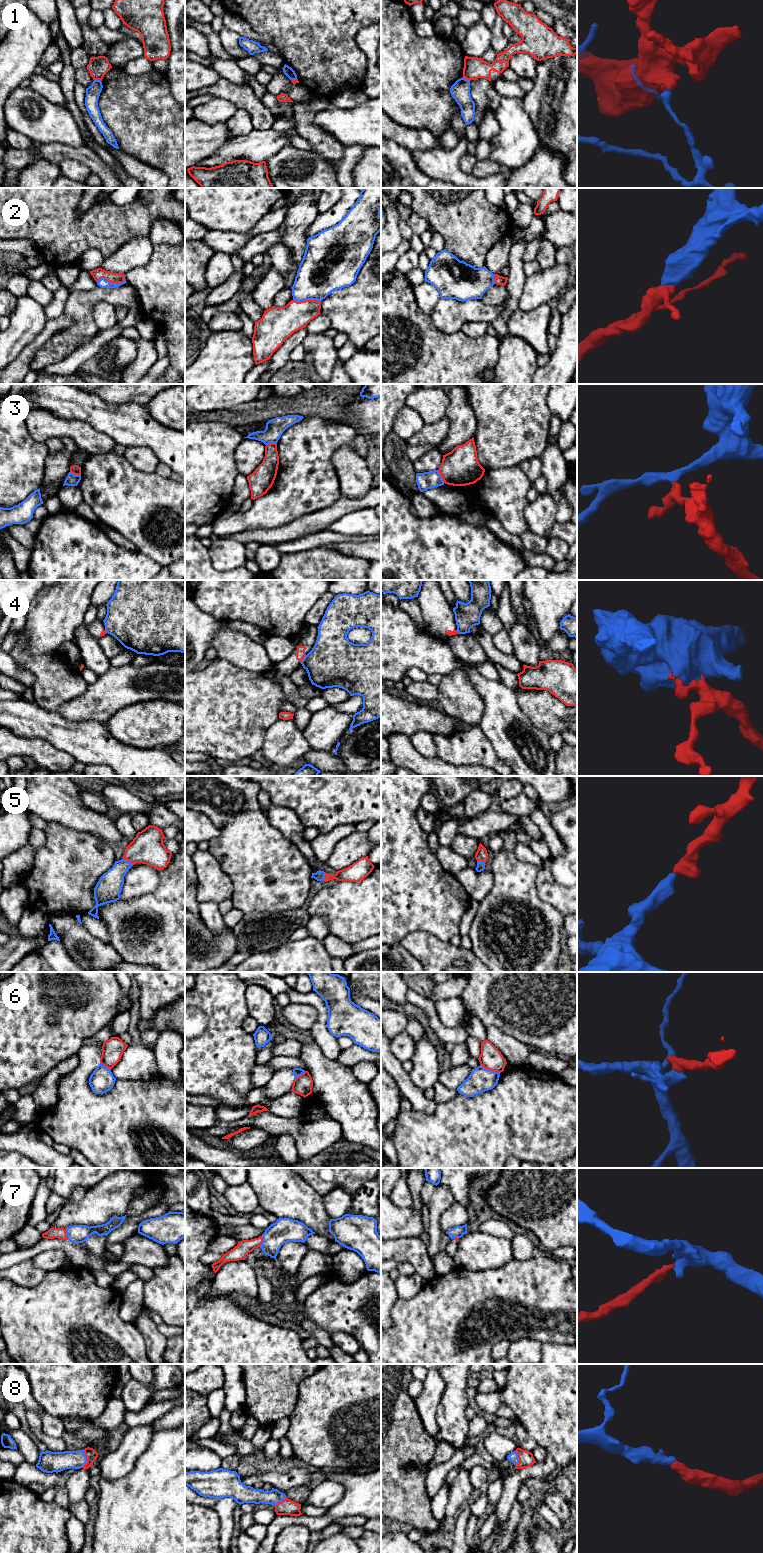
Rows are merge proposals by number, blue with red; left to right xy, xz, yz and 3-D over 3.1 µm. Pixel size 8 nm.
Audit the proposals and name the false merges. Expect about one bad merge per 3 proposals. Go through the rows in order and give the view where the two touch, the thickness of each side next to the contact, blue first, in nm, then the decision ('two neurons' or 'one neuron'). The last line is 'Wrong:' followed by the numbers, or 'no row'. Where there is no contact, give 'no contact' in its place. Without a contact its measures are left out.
1: meets blue in xy; 110 nm thick on the blue side, 160 nm on the other; two neurons
2: meets blue in xy; 70 nm thick on the blue side, 90 nm on the other; one neuron
3: meets blue in yz; 140 nm thick on the blue side, 300 nm on the other; two neurons
4: meets blue in xz; 400 nm thick on the blue side, 80 nm on the other; two neurons
5: meets blue in xy; 200 nm thick on the blue side, 260 nm on the other; one neuron
6: meets blue in yz; 190 nm thick on the blue side, 180 nm on the other; two neurons
7: meets blue in xy; 140 nm thick on the blue side, 90 nm on the other; one neuron
8: meets blue in xy; 160 nm thick on the blue side, 90 nm on the other; one neuron
Wrong: 1, 3, 4, 6

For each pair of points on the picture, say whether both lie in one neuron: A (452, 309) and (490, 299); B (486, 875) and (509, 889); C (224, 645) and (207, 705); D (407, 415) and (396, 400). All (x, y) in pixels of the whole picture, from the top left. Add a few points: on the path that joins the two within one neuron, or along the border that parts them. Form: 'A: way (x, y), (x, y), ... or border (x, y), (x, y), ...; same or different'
A: border (480, 299), (489, 305), (503, 304); different
B: border (490, 870), (493, 876), (493, 886), (482, 900); different
C: border (217, 656), (241, 669); different
D: border (405, 405), (396, 414), (395, 424), (392, 429); different

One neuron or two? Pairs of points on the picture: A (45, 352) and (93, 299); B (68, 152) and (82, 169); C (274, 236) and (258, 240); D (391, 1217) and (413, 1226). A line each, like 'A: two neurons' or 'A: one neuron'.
A: one neuron
B: two neurons
C: one neuron
D: one neuron

